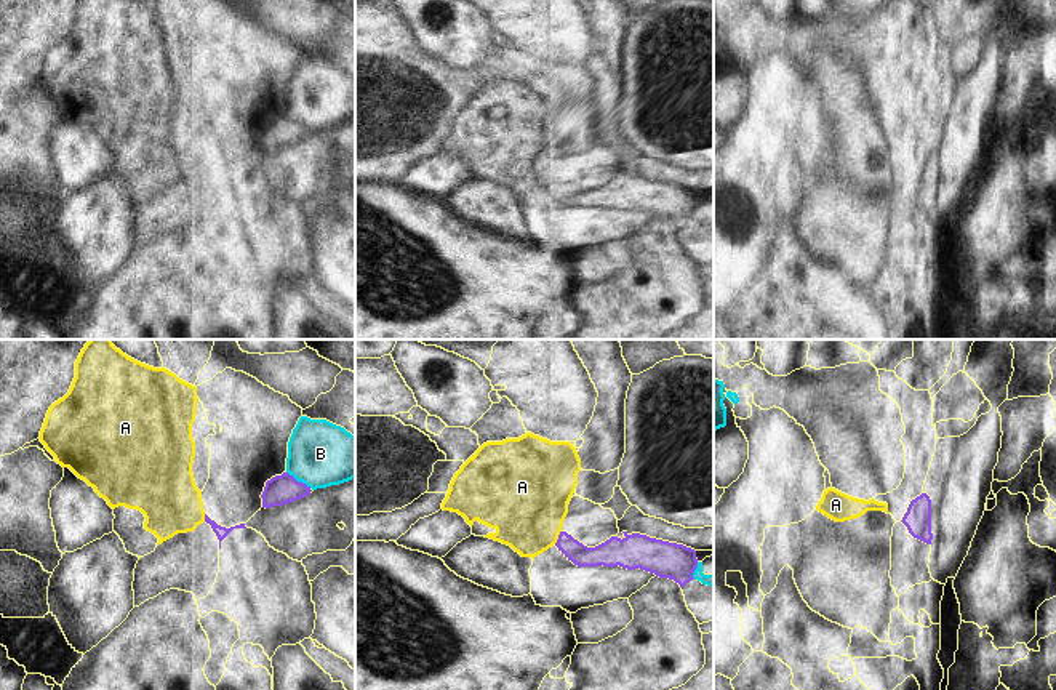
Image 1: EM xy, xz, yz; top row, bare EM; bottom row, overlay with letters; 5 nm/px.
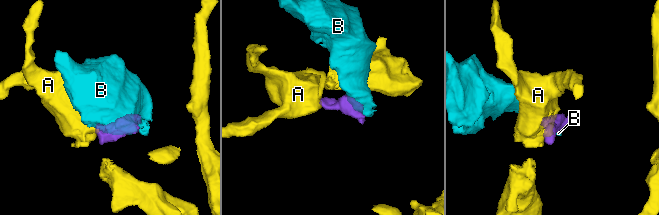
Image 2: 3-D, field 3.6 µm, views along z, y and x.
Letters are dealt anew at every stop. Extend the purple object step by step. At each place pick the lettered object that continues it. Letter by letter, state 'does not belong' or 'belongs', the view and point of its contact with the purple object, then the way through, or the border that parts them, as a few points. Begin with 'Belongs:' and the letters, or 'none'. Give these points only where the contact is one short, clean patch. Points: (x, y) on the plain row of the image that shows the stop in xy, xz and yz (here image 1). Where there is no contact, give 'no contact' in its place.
Belongs: none
A: does not belong; meets purple in xz at (559, 178); border along xz (560, 172), (554, 184)
B: does not belong; meets purple in xy at (300, 124); border along xy (287, 112), (311, 128)

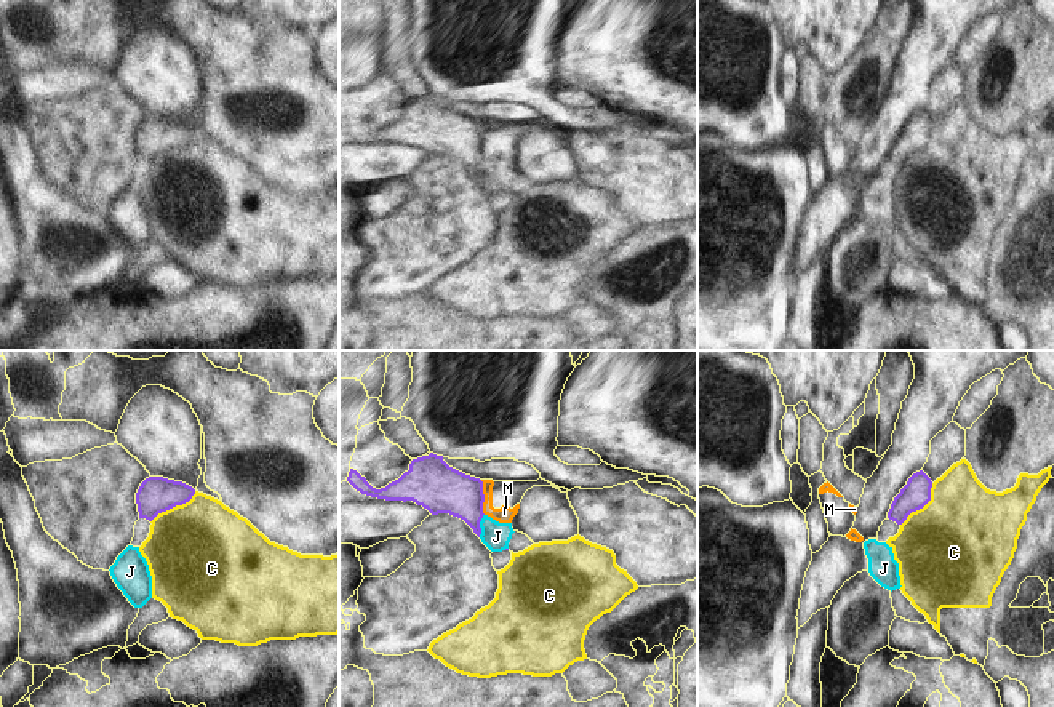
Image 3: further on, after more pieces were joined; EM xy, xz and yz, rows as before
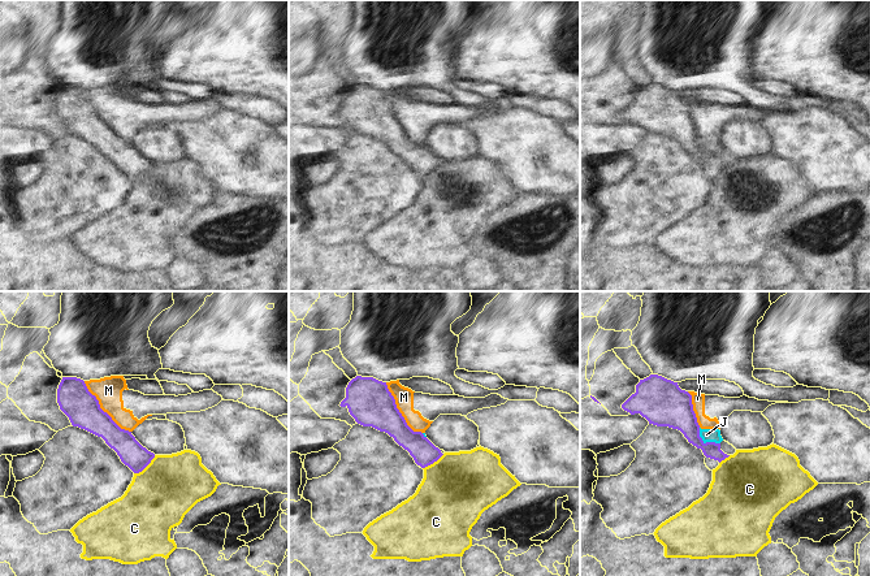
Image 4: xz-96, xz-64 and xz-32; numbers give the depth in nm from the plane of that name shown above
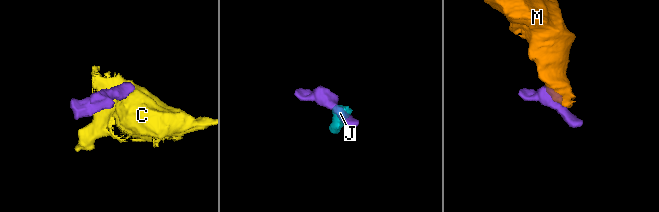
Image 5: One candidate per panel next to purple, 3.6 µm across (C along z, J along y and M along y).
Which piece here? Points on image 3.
Belongs: none
C: does not belong; meets purple in xy at (173, 147); border along xy (195, 133), (187, 143), (162, 152), (151, 163)
J: does not belong; meets purple in xz at (479, 167); border along xz (483, 155), (479, 178)
M: does not belong; meets purple in xz at (483, 139); border along xz (480, 122), (485, 155)

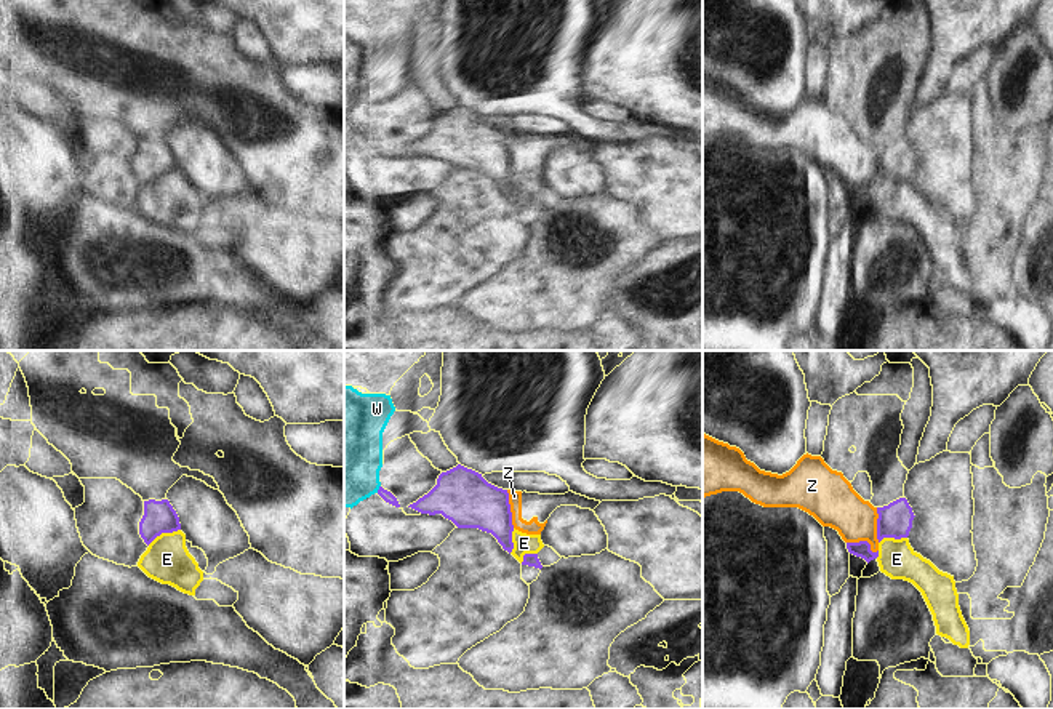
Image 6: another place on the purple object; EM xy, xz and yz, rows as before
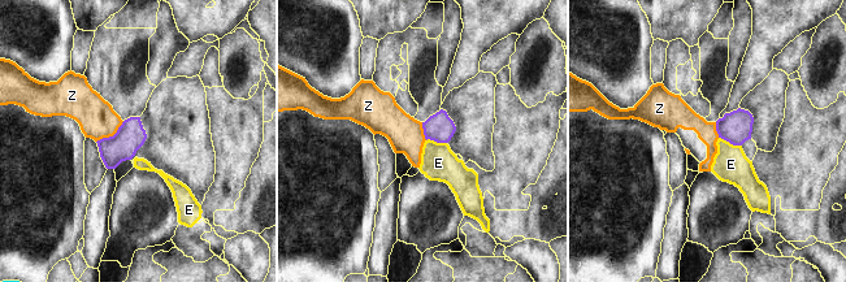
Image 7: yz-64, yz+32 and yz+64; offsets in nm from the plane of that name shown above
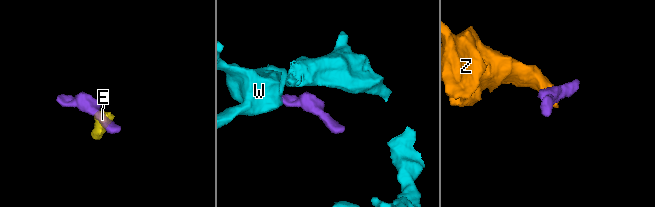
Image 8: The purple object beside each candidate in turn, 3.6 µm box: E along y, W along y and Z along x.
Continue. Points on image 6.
Belongs: none
E: does not belong; meets purple in xy at (164, 173); border along xy (180, 170), (160, 175), (148, 186)
W: does not belong; meets purple in xz at (380, 130); border along xz (380, 127), (376, 133)
Z: does not belong; meets purple in xz at (509, 151); border along xz (506, 132), (511, 165), (514, 168)

